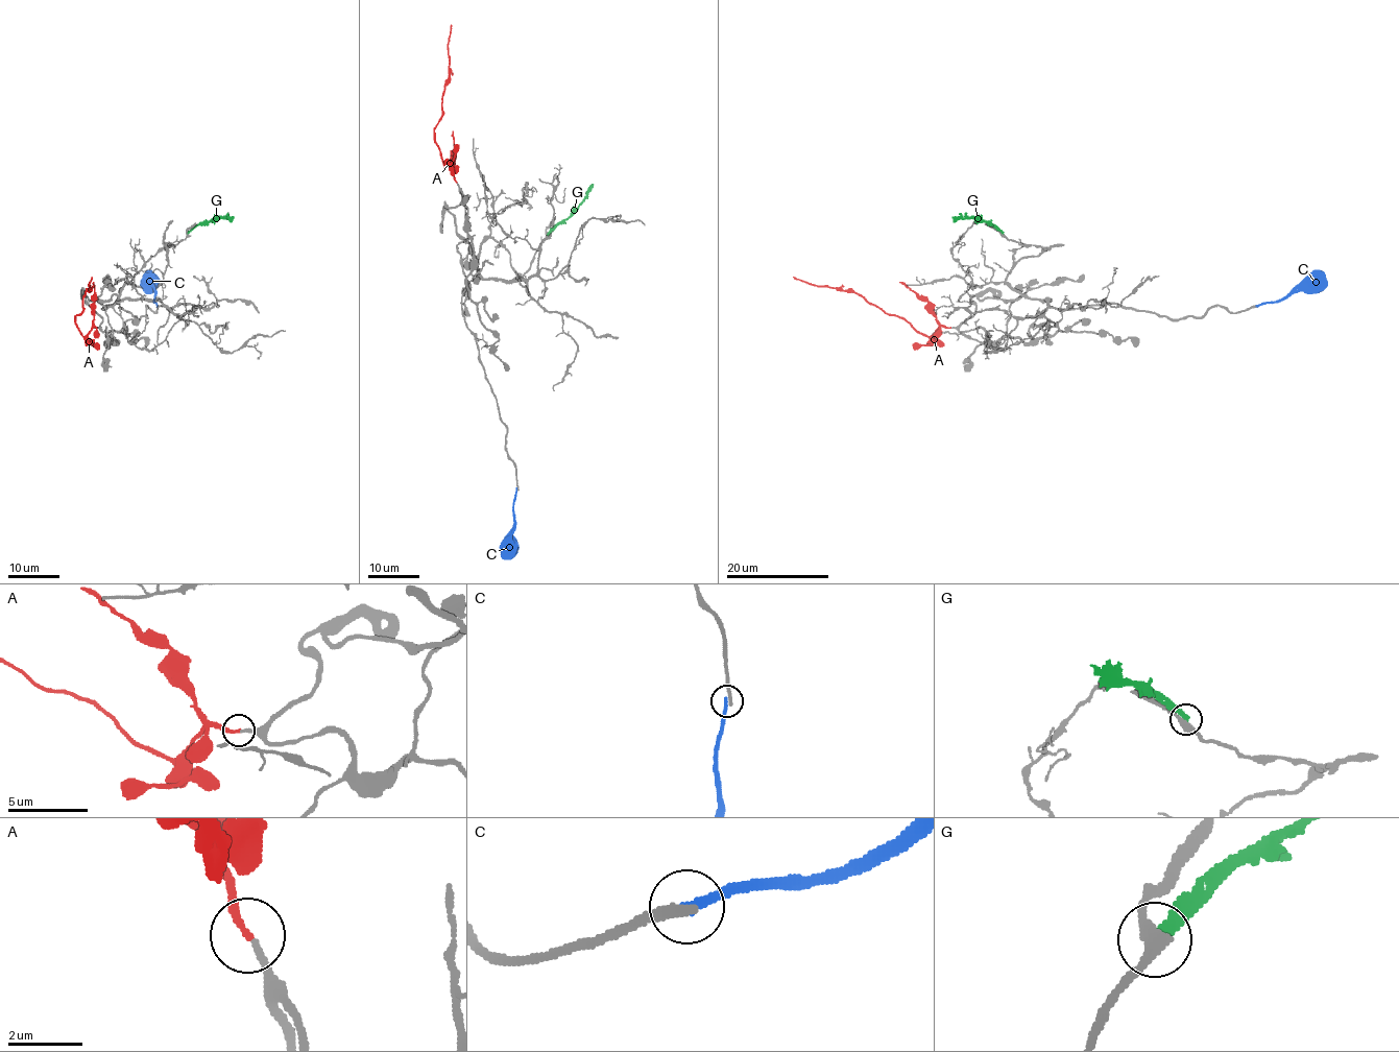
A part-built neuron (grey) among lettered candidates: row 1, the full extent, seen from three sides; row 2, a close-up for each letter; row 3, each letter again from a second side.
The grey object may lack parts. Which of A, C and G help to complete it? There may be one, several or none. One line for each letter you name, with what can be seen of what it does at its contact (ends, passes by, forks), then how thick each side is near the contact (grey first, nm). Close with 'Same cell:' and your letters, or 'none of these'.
A: It ends there. Thickness 170 nm (grey) against 200 nm
Same cell: A

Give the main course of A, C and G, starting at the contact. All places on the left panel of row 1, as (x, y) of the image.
A: (97, 328), (85, 336), (75, 323), (75, 316), (82, 311), (92, 277)
C: (157, 306), (154, 292), (145, 282), (148, 278)
G: (188, 233), (209, 221), (234, 216)

